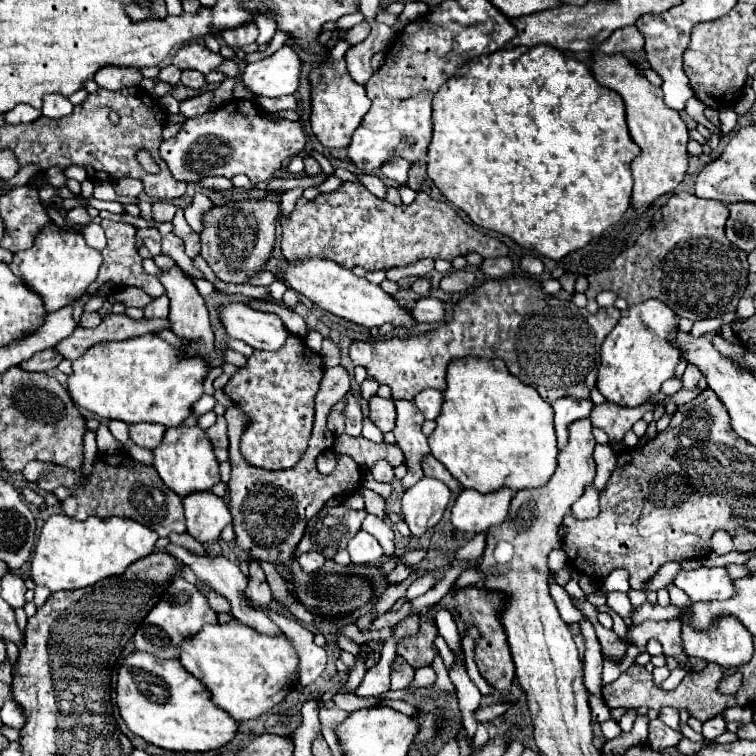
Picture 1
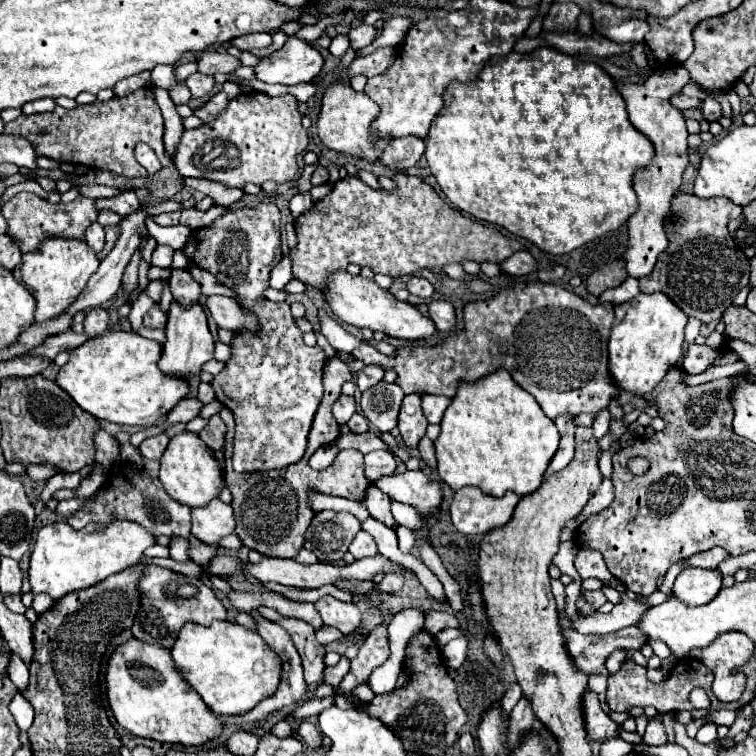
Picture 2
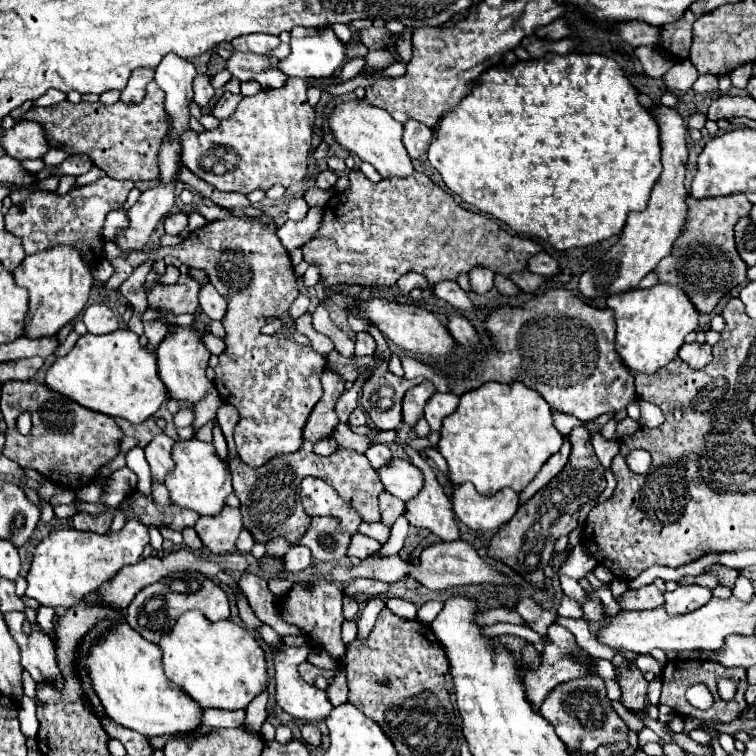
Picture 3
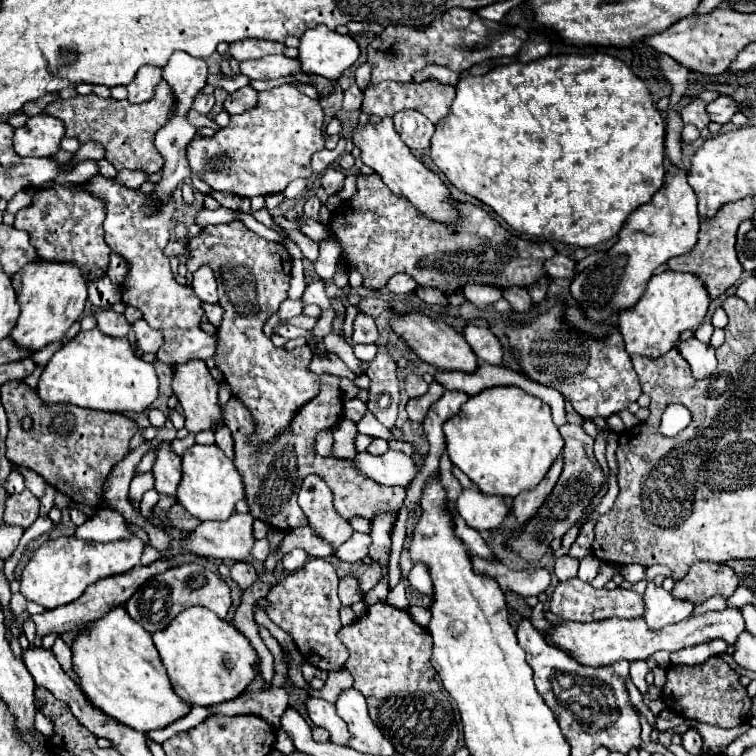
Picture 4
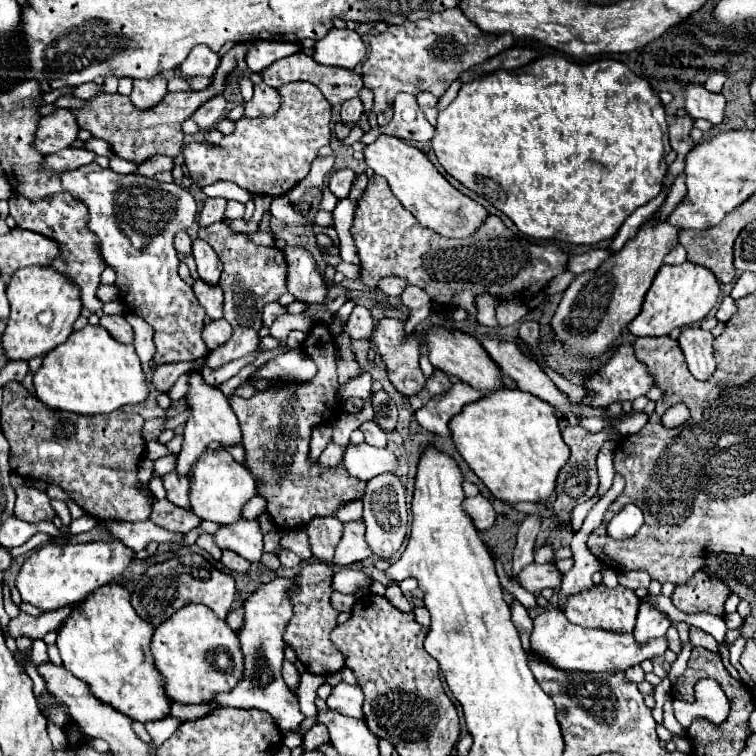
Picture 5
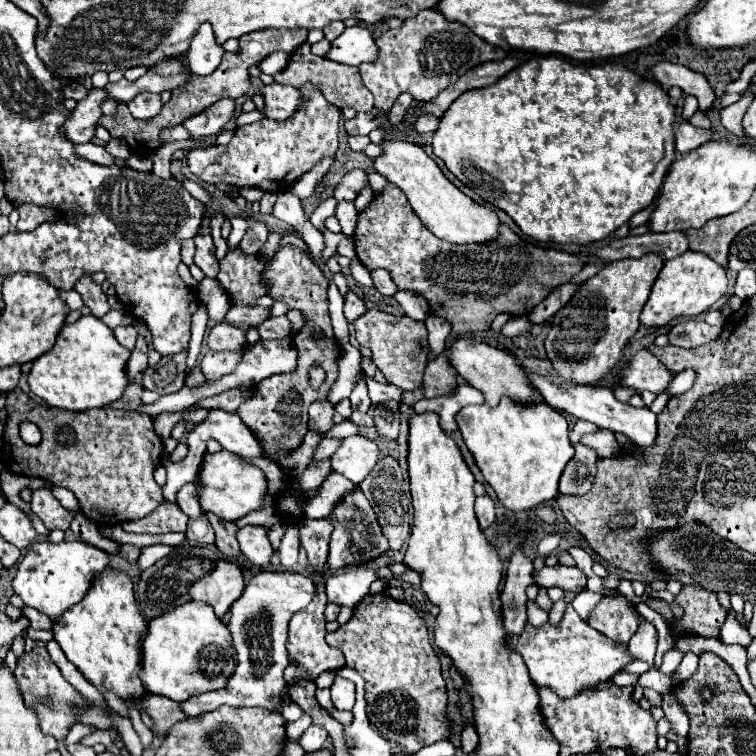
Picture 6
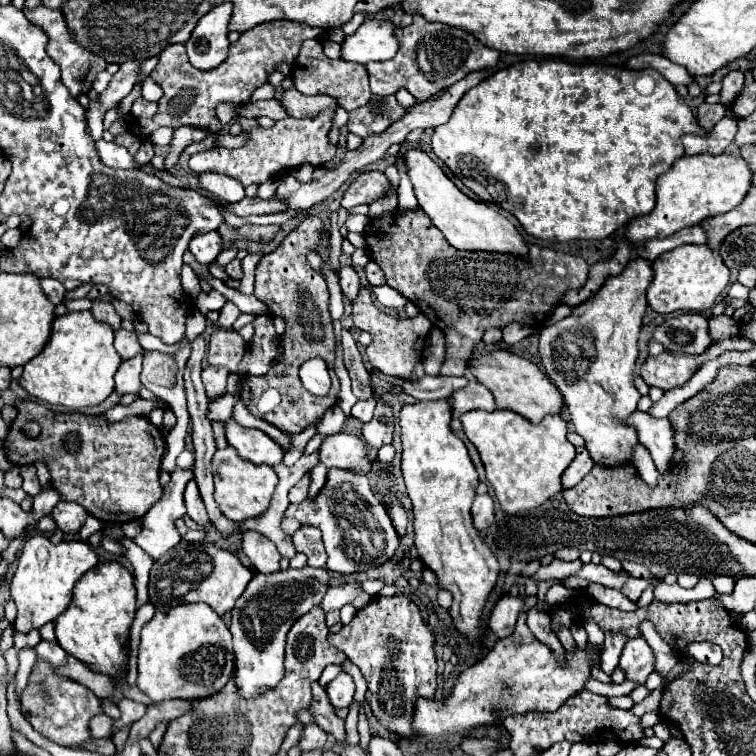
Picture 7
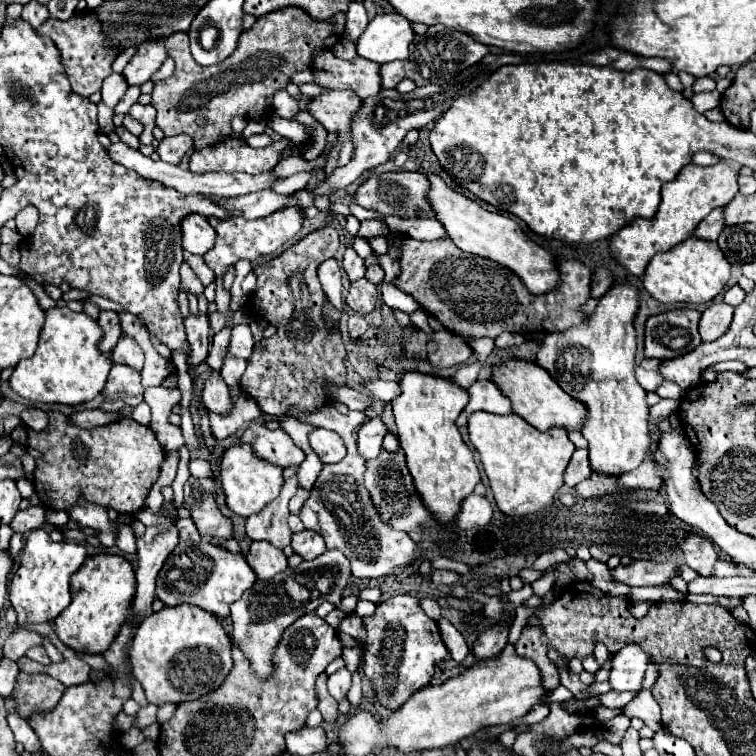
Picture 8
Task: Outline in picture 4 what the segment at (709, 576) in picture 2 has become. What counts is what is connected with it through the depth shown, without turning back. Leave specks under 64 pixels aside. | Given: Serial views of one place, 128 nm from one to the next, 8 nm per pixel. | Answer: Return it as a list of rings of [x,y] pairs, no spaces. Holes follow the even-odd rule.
[[[640,564],[622,566],[620,573],[623,575],[626,581],[647,580],[645,575],[645,568]],[[648,580],[646,592],[644,592],[644,620],[650,628],[664,628],[668,624],[680,622],[688,618],[694,610],[694,604],[690,600],[678,600],[664,588],[656,586],[652,580]]]

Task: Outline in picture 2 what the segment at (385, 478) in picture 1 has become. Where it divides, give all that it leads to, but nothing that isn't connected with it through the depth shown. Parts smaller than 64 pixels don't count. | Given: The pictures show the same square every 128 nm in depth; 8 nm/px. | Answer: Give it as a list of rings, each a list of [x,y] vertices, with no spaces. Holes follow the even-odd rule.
[[[376,450],[364,456],[364,474],[370,482],[382,476],[392,476],[396,470],[396,458],[390,450]]]

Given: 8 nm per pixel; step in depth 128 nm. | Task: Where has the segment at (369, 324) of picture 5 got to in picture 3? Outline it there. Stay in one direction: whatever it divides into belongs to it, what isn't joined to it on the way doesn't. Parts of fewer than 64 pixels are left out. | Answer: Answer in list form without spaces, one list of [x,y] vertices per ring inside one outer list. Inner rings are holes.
[[[356,334],[356,350],[354,356],[372,356],[376,352],[376,342],[370,334]]]

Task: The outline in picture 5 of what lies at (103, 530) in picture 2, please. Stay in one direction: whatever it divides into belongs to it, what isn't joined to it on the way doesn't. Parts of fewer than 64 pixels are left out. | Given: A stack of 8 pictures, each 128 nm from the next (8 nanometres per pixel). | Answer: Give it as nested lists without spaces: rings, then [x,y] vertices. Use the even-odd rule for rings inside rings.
[[[174,454],[164,456],[164,458],[160,458],[160,460],[156,460],[156,462],[154,462],[154,472],[152,472],[152,476],[168,474],[174,466],[176,466],[176,456],[174,456]],[[98,540],[86,544],[44,544],[34,550],[22,564],[16,578],[16,588],[20,590],[22,602],[28,602],[44,612],[58,610],[74,602],[82,602],[90,592],[104,584],[120,578],[128,564],[134,560],[134,552],[116,540]]]

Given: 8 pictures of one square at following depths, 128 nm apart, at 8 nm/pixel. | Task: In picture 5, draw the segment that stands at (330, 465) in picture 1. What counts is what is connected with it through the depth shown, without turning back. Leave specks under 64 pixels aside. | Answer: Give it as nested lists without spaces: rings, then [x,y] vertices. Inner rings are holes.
[[[322,424],[320,428],[314,428],[310,440],[310,460],[316,462],[330,440],[332,440],[332,424]]]

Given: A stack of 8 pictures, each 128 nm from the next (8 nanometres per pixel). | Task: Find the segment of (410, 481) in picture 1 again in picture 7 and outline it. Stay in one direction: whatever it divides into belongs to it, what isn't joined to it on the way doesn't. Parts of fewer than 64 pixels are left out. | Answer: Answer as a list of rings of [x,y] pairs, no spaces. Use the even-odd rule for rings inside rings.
[[[362,288],[352,306],[354,306],[354,310],[352,310],[354,326],[372,336],[372,342],[366,348],[368,362],[376,370],[380,370],[382,374],[388,374],[392,378],[408,380],[412,376],[412,372],[414,372],[416,362],[422,358],[422,352],[424,352],[424,346],[426,346],[426,338],[430,334],[432,322],[424,314],[418,314],[414,318],[394,318],[394,316],[382,312],[378,306],[374,306],[370,288]]]

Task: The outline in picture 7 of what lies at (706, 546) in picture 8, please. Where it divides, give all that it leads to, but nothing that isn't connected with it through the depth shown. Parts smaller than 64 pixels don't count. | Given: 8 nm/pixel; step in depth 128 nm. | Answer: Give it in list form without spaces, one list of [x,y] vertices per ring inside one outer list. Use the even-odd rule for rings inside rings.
[[[723,575],[714,576],[714,578],[711,578],[711,582],[716,591],[721,594],[731,594],[735,586],[731,577]]]

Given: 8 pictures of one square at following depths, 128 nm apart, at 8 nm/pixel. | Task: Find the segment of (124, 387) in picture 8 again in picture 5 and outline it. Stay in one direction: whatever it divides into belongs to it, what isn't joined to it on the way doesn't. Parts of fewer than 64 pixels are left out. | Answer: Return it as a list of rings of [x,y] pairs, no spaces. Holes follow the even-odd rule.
[[[126,314],[126,320],[134,328],[134,348],[136,348],[136,354],[138,354],[142,364],[148,364],[152,360],[152,356],[154,356],[154,342],[152,342],[154,330],[136,314]]]

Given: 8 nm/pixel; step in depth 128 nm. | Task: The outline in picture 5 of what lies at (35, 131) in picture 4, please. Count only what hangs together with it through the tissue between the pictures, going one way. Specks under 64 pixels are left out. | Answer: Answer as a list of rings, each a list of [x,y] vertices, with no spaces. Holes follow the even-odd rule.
[[[54,110],[52,114],[44,116],[44,120],[40,118],[32,146],[42,156],[48,156],[68,148],[76,140],[78,130],[80,128],[76,128],[76,118],[70,110]]]

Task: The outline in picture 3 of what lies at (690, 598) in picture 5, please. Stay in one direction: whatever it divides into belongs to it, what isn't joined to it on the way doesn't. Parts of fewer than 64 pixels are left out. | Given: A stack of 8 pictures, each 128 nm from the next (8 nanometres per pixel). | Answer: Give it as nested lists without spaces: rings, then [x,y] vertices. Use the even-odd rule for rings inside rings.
[[[714,566],[714,568],[708,570],[708,574],[718,576],[720,584],[726,584],[728,588],[732,588],[736,578],[738,578],[738,570],[732,570],[732,568],[726,568],[726,566]]]

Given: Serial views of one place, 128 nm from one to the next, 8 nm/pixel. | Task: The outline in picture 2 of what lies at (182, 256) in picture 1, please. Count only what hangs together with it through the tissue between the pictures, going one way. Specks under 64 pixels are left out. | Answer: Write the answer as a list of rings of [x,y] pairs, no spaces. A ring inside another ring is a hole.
[[[150,218],[150,222],[146,222],[146,228],[148,228],[148,232],[156,238],[158,244],[168,244],[168,246],[172,246],[174,250],[184,248],[186,242],[188,242],[188,238],[190,238],[190,234],[192,234],[188,226],[176,224],[176,226],[162,228],[162,226],[158,226],[152,218]]]

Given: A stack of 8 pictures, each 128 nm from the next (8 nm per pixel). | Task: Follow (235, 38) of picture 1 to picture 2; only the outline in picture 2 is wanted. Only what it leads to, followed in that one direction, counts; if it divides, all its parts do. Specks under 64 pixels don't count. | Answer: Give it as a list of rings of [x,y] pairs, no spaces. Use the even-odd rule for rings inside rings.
[[[260,32],[260,34],[246,34],[246,36],[238,36],[236,40],[232,40],[232,46],[236,46],[238,50],[252,50],[252,48],[266,48],[272,44],[272,36],[268,32]]]

